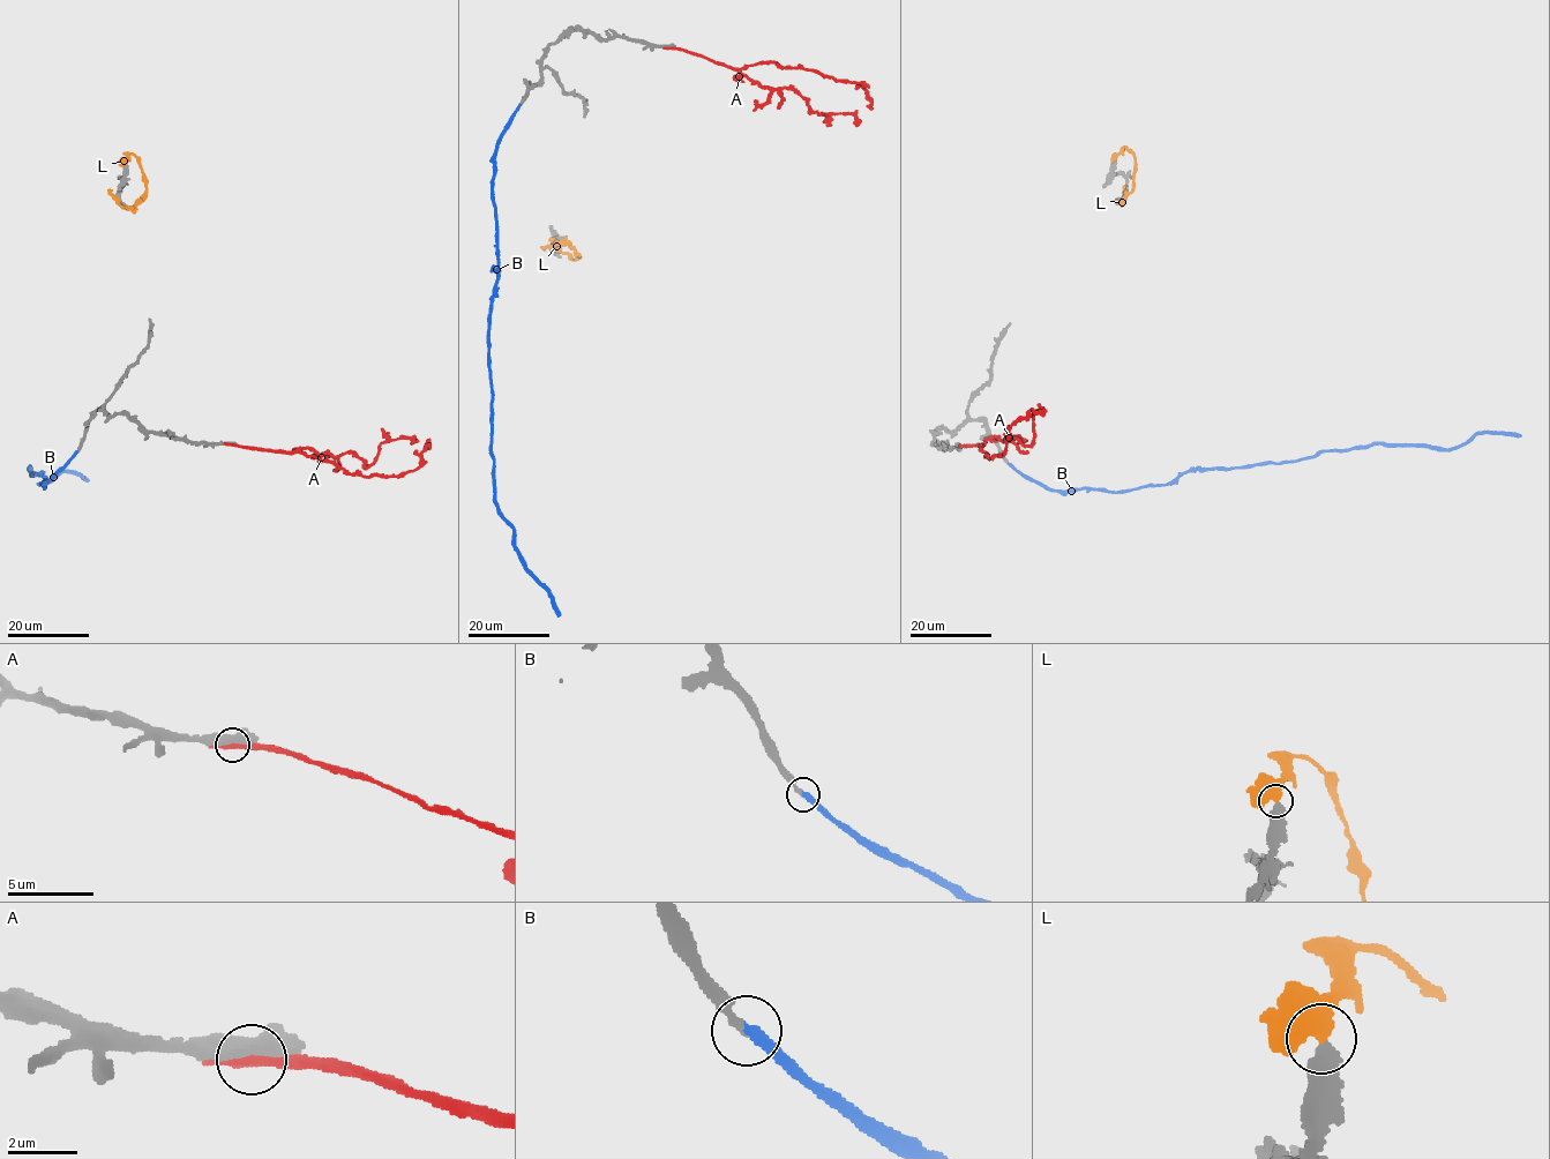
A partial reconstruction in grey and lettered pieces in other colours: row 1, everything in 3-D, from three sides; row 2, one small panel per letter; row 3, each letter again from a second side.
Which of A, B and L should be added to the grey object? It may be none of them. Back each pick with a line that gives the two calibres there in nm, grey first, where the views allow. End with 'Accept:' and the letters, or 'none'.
B: 240/300 nm
Accept: B

